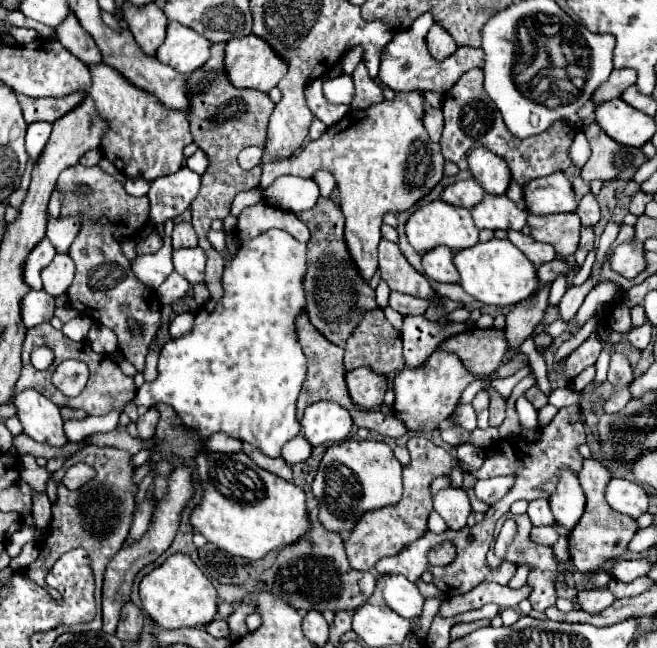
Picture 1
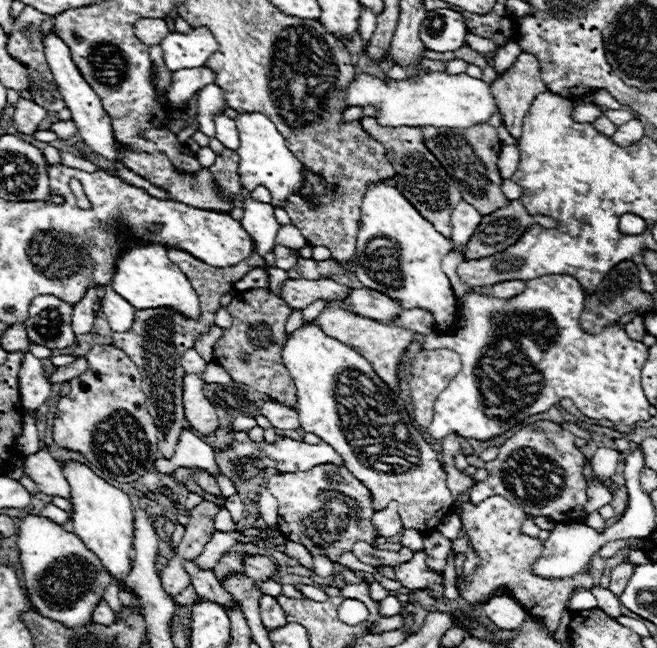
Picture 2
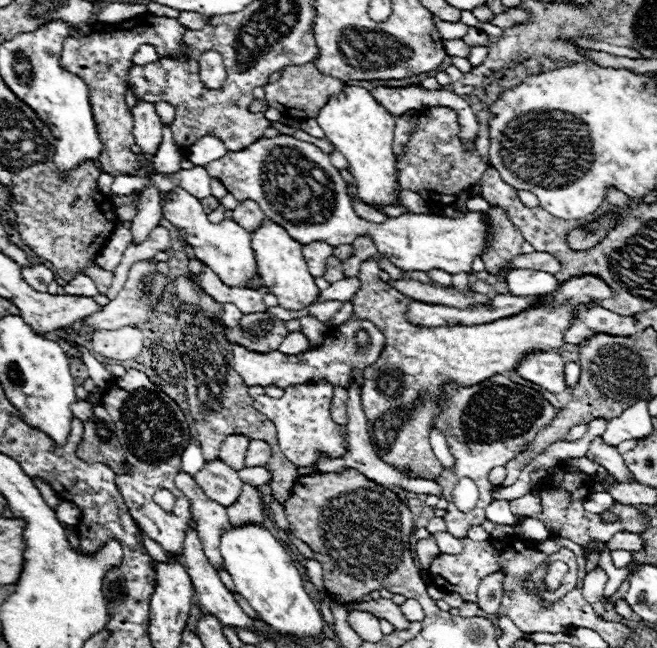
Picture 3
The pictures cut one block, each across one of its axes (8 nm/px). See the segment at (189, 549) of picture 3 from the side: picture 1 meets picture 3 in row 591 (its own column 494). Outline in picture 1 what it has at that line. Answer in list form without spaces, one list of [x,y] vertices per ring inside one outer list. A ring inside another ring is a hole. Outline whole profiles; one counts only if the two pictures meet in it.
[[[484,194],[484,200],[476,204],[476,208],[470,210],[474,224],[478,228],[490,228],[490,230],[522,230],[528,218],[528,212],[512,202],[506,194],[494,196],[494,194]]]

